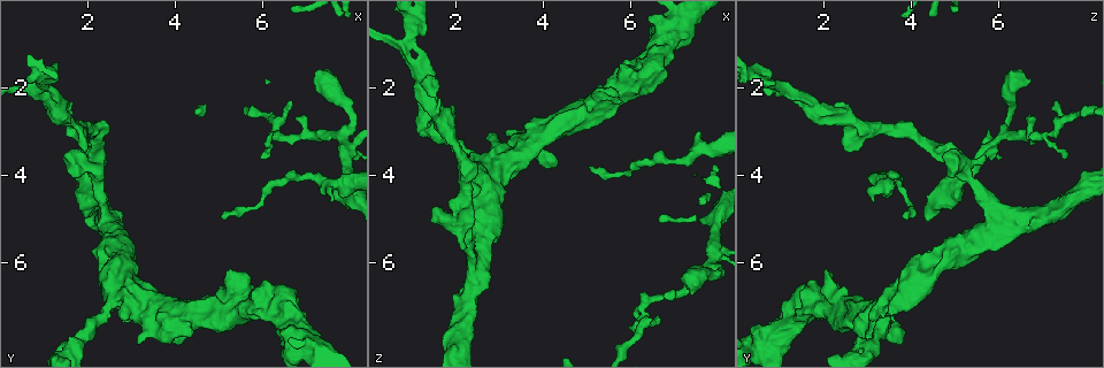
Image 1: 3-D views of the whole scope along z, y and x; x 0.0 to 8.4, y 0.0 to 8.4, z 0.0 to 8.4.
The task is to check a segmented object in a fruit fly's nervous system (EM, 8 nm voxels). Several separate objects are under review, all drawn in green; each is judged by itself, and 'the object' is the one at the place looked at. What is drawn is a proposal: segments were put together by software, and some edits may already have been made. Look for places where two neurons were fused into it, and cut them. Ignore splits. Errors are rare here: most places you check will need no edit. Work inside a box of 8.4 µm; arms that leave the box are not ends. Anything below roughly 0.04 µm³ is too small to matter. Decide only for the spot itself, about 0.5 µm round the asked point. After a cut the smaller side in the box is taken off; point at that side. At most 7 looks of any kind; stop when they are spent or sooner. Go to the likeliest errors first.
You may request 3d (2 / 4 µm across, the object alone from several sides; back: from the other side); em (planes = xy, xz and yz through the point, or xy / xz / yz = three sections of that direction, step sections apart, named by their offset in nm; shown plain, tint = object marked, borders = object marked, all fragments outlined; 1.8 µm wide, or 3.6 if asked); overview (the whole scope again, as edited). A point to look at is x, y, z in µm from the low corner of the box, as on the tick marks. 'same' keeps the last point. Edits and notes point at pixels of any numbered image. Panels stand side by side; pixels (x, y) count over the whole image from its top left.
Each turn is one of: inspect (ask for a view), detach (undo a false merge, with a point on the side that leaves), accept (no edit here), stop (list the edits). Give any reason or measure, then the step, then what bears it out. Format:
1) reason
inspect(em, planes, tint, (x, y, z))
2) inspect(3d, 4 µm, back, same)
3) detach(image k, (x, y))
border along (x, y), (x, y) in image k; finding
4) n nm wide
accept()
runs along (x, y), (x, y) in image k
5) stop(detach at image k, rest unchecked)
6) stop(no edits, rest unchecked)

side arm on a straight run
inspect(3d, 4 µm, (1.55, 2.70, 2.60))

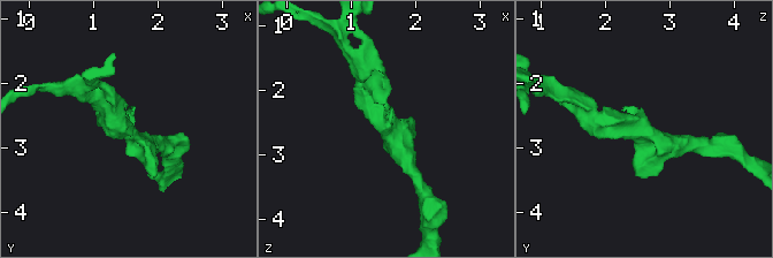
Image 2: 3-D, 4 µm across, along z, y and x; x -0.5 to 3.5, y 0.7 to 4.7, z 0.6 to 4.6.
inspect(em, planes, tint, (1.60, 2.80, 2.55))

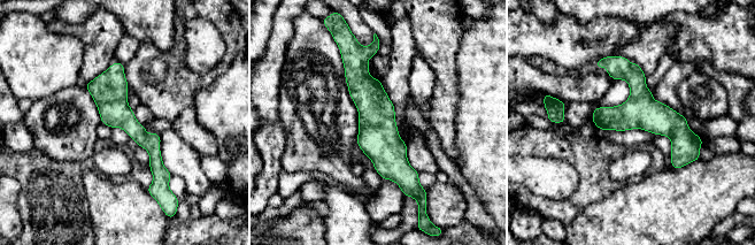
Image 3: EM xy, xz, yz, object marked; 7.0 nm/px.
220 nm wide
accept()
runs along (366, 54), (362, 87), (402, 186) in image 3; all the same neuron

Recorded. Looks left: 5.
thick turns thin
inspect(em, yz, step 8, tint, (7.50, 4.20, 3.45))

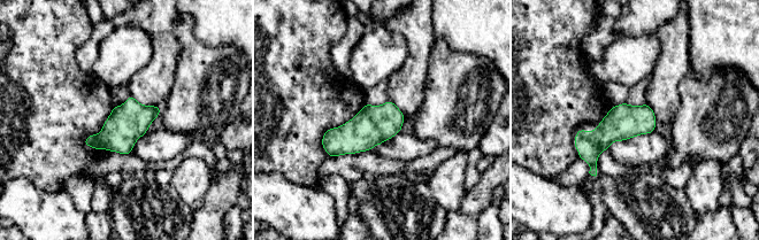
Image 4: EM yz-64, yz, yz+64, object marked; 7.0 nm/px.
inspect(em, planes, borders, same)

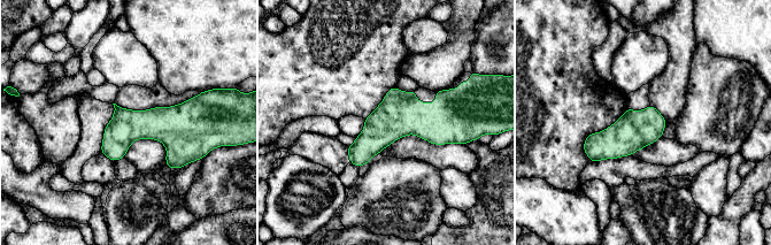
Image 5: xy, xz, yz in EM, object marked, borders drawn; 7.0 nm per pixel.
accept()
all the same neuron

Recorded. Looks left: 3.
sharp bend
inspect(em, planes, tint, (3.85, 7.25, 3.05))

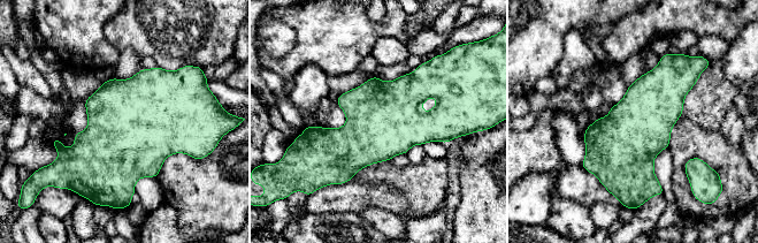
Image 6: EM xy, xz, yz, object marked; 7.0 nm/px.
480 nm wide
accept()
one neuron here

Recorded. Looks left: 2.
stop(no edits, rest unchecked)

